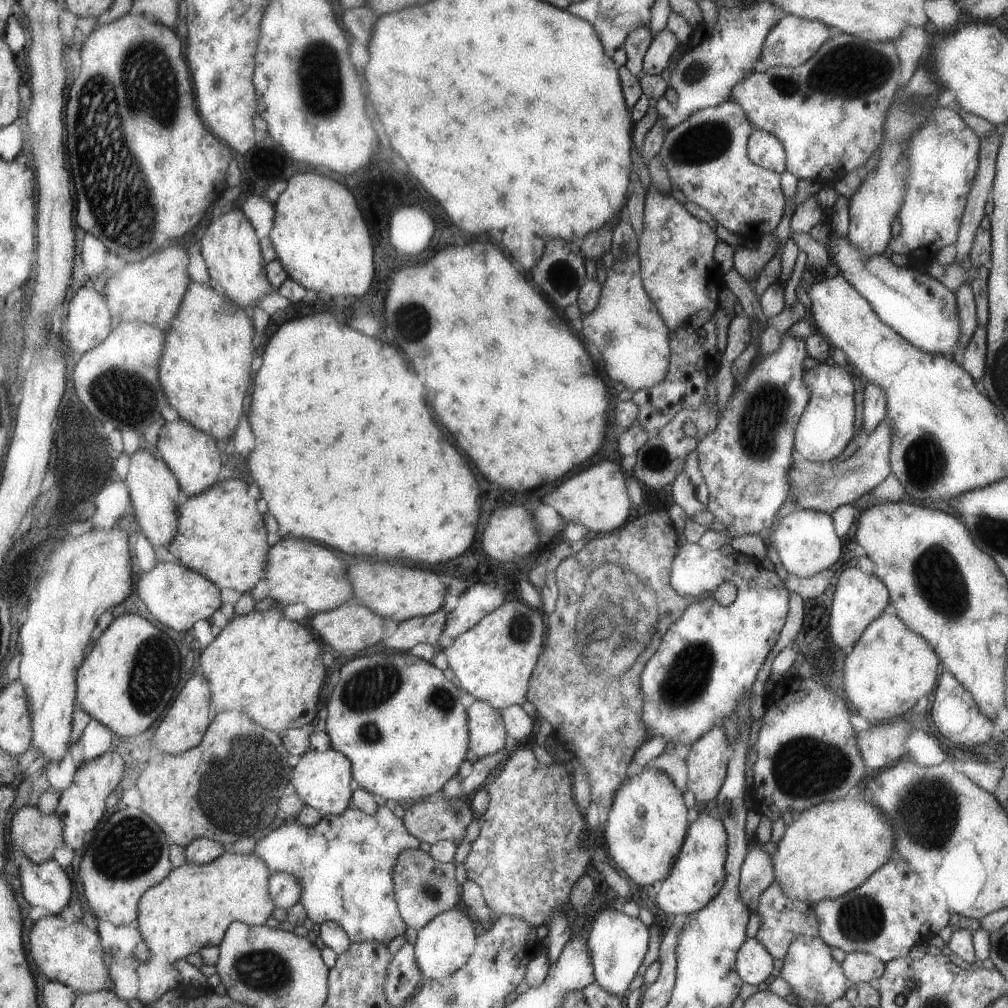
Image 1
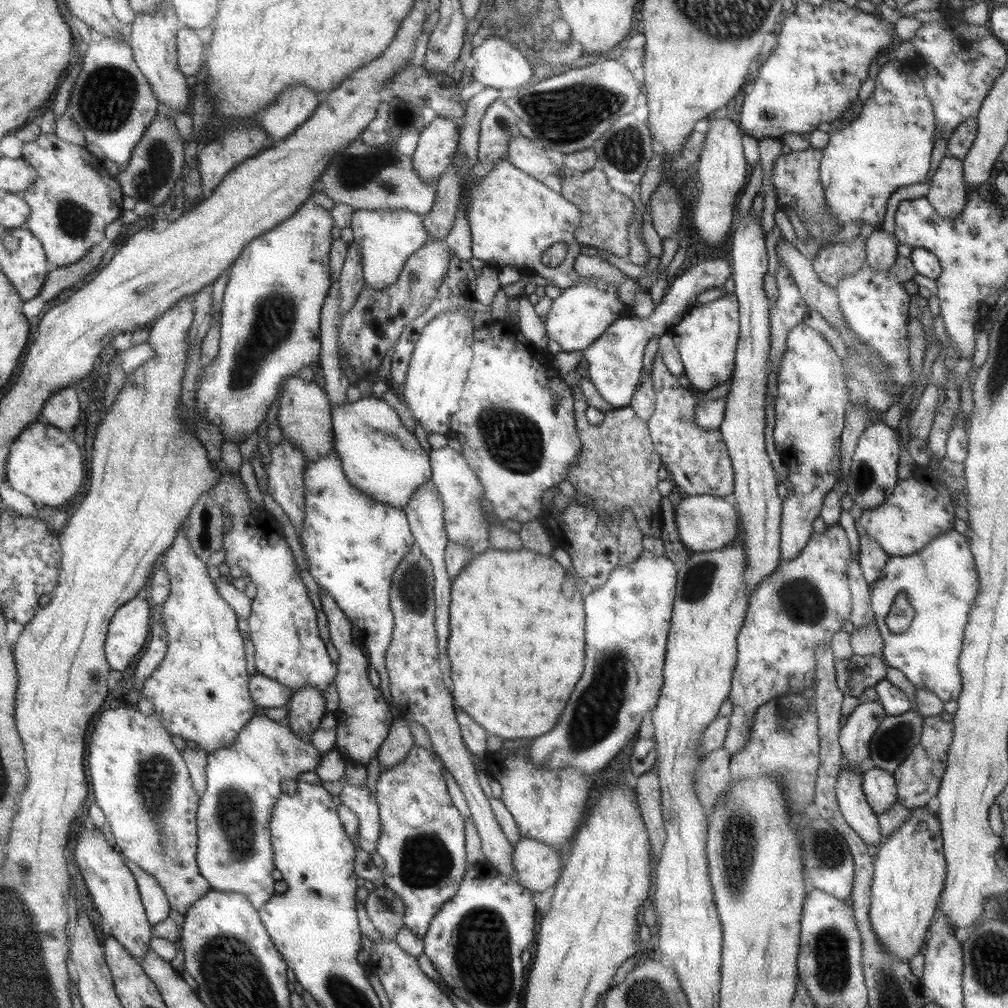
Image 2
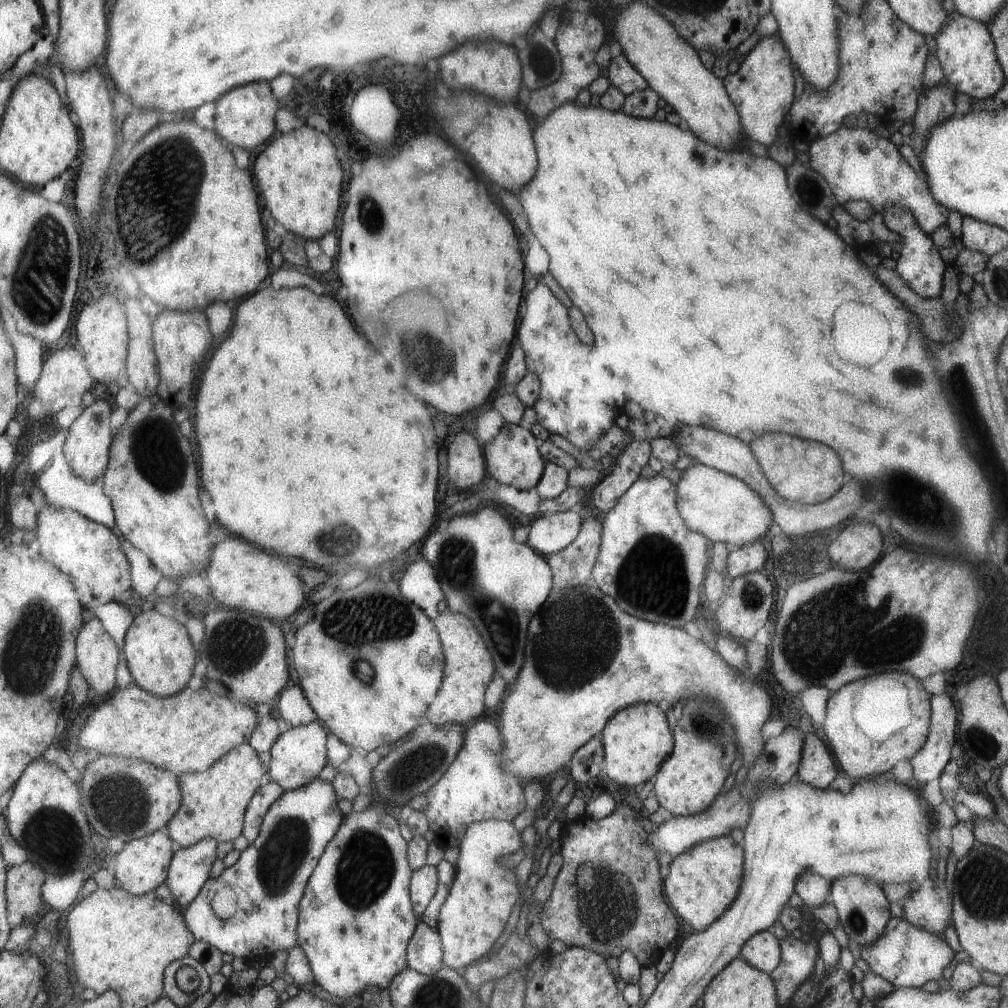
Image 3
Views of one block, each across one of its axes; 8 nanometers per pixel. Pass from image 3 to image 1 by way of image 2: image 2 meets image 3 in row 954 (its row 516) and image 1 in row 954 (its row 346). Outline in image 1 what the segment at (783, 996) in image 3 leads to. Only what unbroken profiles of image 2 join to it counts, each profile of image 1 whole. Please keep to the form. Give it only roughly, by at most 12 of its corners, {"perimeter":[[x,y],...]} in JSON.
{"perimeter":[[795,936],[781,978],[829,1006],[851,986],[821,938]]}

